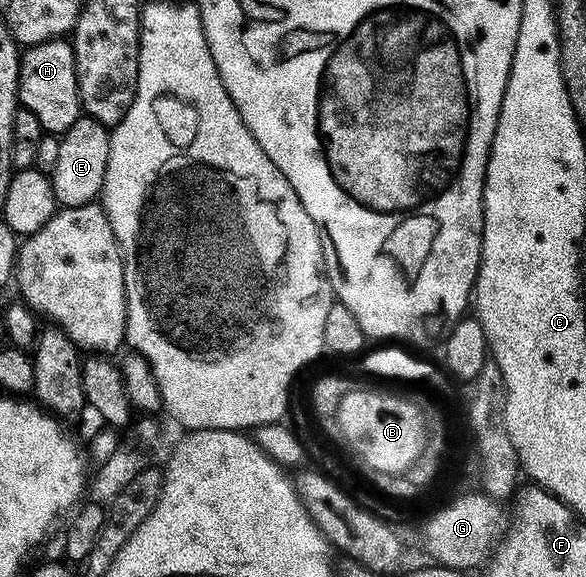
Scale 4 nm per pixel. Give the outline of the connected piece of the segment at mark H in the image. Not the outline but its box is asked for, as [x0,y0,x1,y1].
[18,38,83,136]

